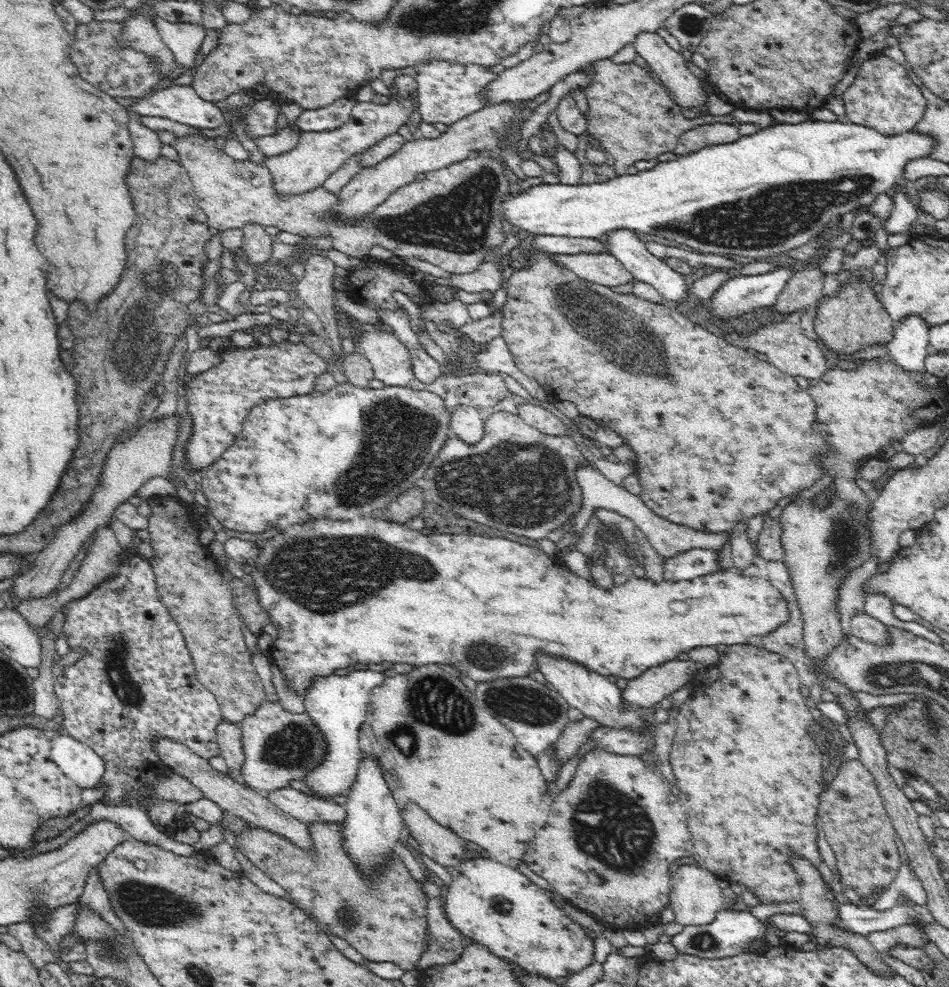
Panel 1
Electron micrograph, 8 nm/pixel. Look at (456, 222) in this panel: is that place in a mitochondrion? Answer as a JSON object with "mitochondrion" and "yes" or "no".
{"mitochondrion":"yes"}

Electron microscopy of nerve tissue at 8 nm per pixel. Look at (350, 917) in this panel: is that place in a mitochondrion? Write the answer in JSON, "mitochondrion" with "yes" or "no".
{"mitochondrion":"yes"}

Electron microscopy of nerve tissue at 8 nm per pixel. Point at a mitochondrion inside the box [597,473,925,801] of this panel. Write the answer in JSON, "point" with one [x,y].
{"point":[849,537]}

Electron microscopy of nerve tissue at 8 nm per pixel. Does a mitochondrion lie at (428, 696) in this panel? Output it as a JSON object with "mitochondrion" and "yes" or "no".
{"mitochondrion":"yes"}

